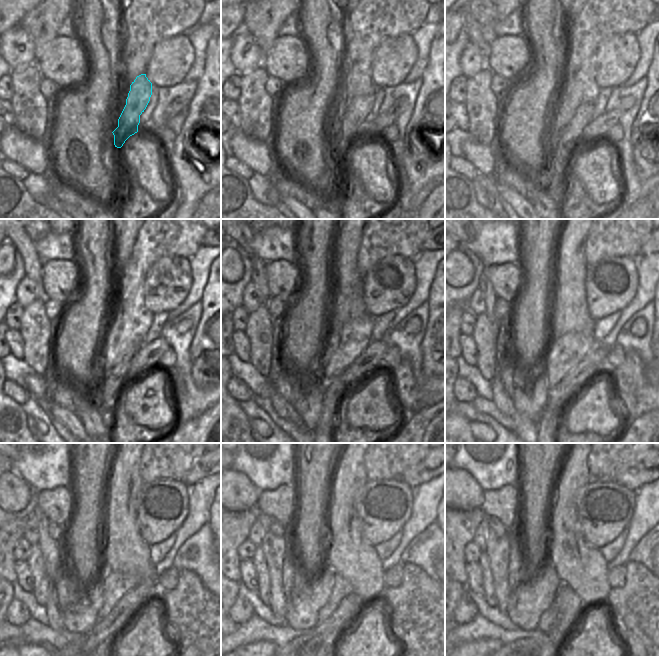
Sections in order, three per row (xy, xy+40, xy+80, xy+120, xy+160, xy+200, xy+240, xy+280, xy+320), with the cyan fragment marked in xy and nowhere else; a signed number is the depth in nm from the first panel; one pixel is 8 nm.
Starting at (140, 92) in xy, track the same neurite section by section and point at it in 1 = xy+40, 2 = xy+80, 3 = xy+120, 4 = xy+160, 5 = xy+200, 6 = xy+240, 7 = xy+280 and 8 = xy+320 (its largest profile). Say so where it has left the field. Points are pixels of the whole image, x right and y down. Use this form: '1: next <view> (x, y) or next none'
1: next xy+40 (340, 145)
2: next xy+80 (562, 154)
3: next xy+120 (109, 391)
4: next xy+160 (332, 389)
5: next xy+200 (547, 422)
6: next xy+240 (104, 646)
7: next xy+280 (331, 646)
8: next xy+320 (480, 628)

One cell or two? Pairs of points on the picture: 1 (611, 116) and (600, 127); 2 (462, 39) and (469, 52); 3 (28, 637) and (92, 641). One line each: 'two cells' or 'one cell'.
1: one cell
2: two cells
3: two cells

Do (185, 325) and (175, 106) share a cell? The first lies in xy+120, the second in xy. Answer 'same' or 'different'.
same

